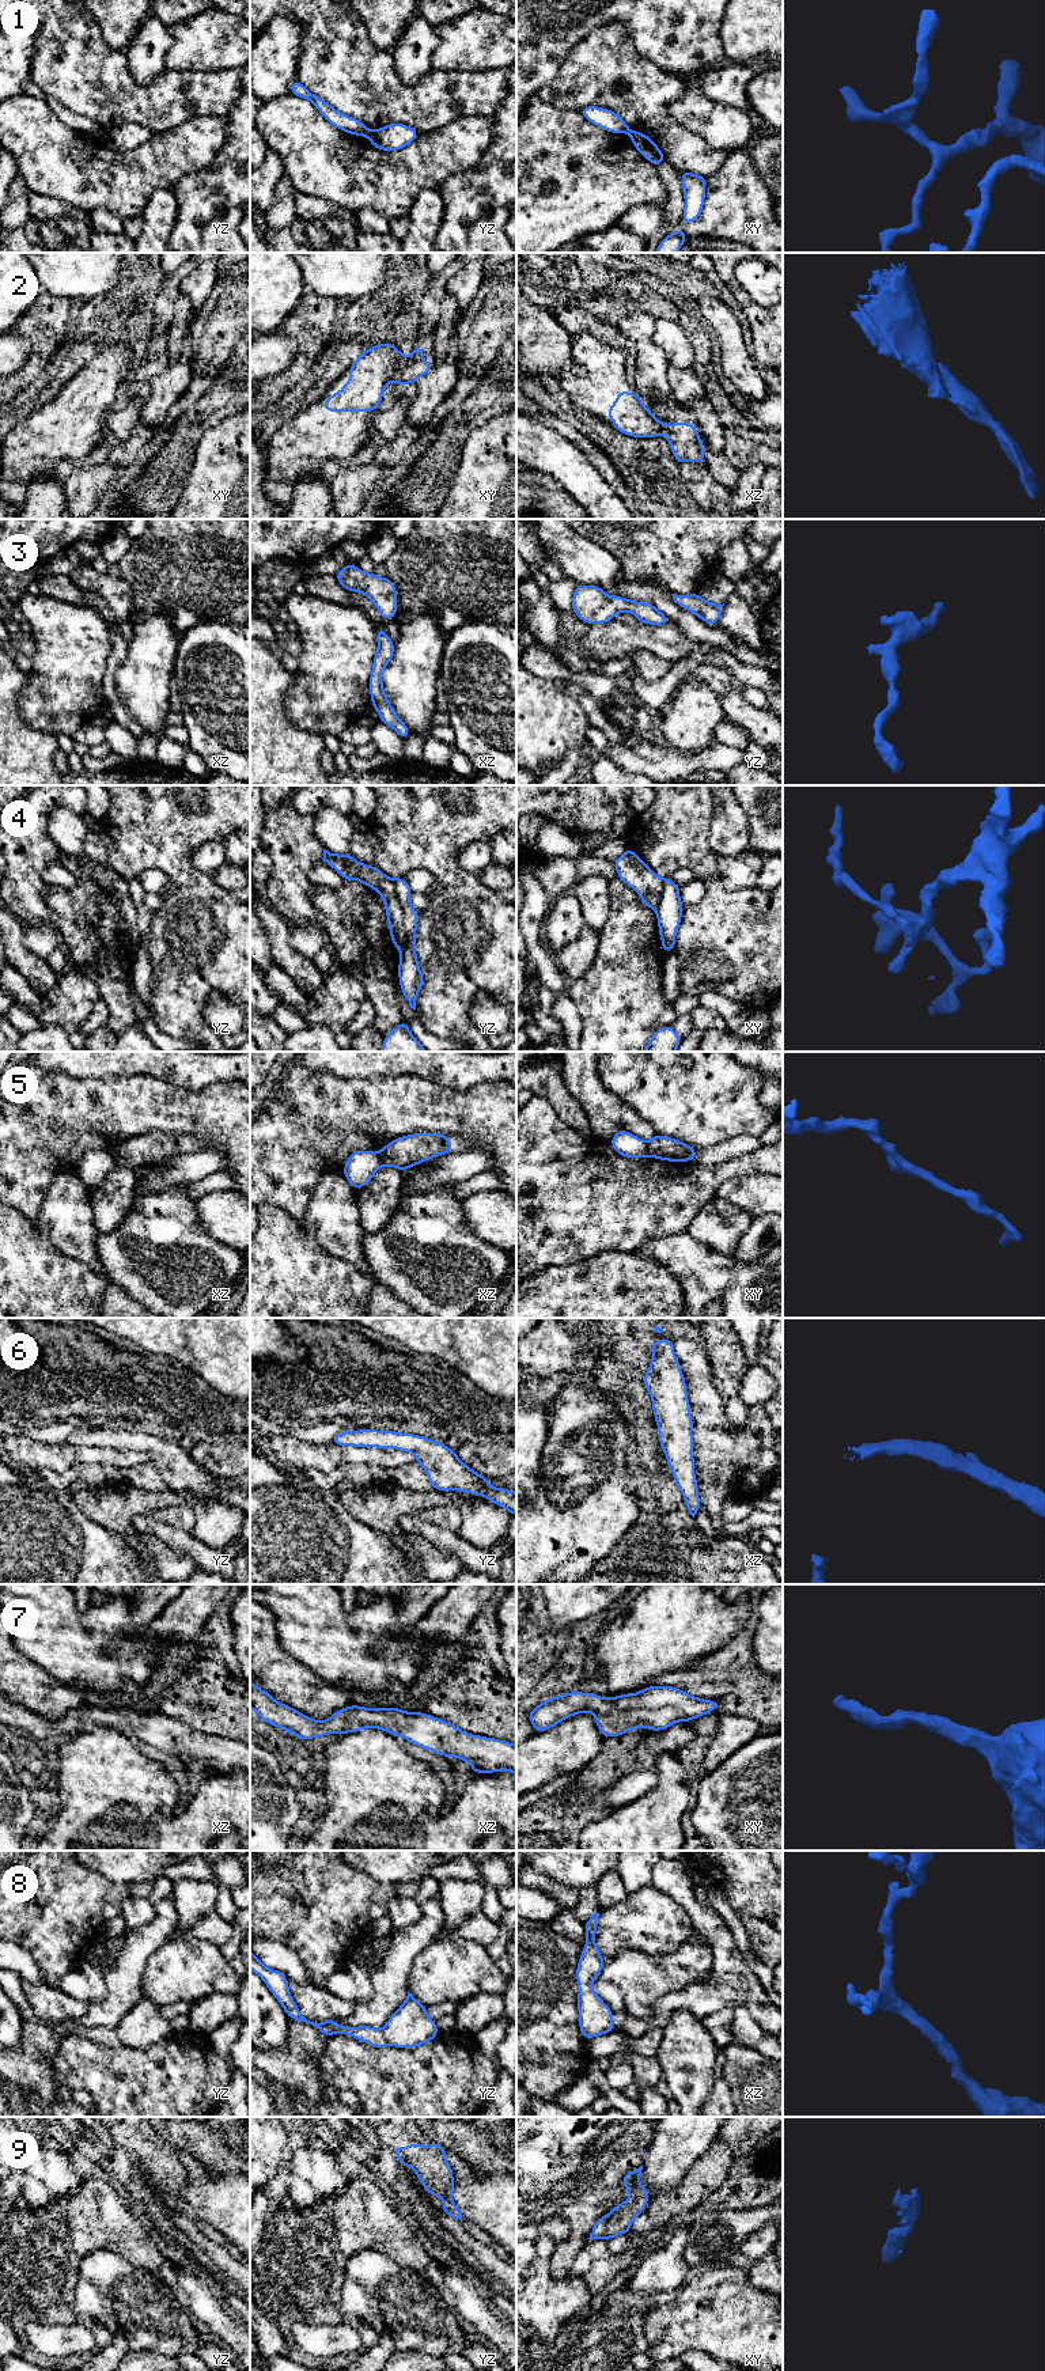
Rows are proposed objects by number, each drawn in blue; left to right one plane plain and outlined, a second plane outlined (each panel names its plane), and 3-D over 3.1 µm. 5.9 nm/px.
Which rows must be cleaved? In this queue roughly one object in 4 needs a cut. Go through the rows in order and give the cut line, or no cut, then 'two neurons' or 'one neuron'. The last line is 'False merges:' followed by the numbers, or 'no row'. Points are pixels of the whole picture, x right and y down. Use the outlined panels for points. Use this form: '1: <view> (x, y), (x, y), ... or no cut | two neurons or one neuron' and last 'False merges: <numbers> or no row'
1: yz (370, 131), (366, 135) | two neurons
2: xy (402, 359), (396, 379) | two neurons
3: no cut | one neuron
4: yz (394, 879), (405, 931), (405, 949), (401, 953) | two neurons
5: xy (646, 1143), (647, 1155) | two neurons
6: no cut | one neuron
7: no cut | one neuron
8: no cut | one neuron
9: no cut | one neuron
False merges: 1, 2, 4, 5

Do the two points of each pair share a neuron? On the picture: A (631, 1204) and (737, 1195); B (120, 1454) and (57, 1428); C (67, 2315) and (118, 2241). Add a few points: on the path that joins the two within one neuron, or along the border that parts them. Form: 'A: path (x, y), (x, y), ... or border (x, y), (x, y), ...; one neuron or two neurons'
A: border (744, 1177), (726, 1180), (715, 1195); two neurons
B: border (31, 1438), (63, 1442); two neurons
C: path (65, 2290), (67, 2262), (89, 2241), (93, 2241); one neuron

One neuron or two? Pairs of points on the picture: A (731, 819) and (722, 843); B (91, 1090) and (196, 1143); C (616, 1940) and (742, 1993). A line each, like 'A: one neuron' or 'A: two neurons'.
A: one neuron
B: two neurons
C: two neurons

